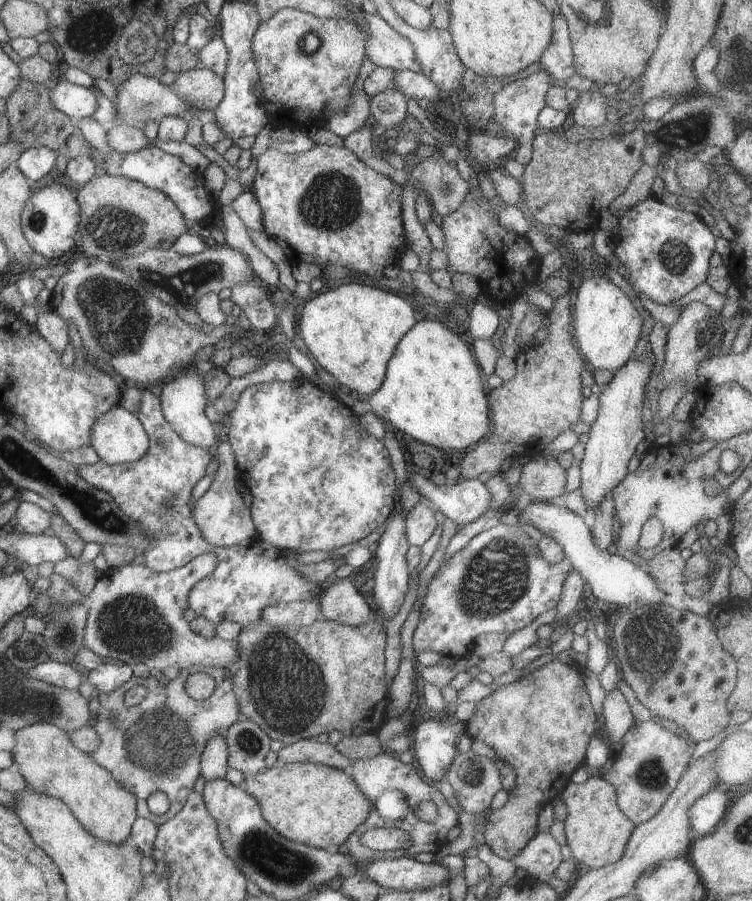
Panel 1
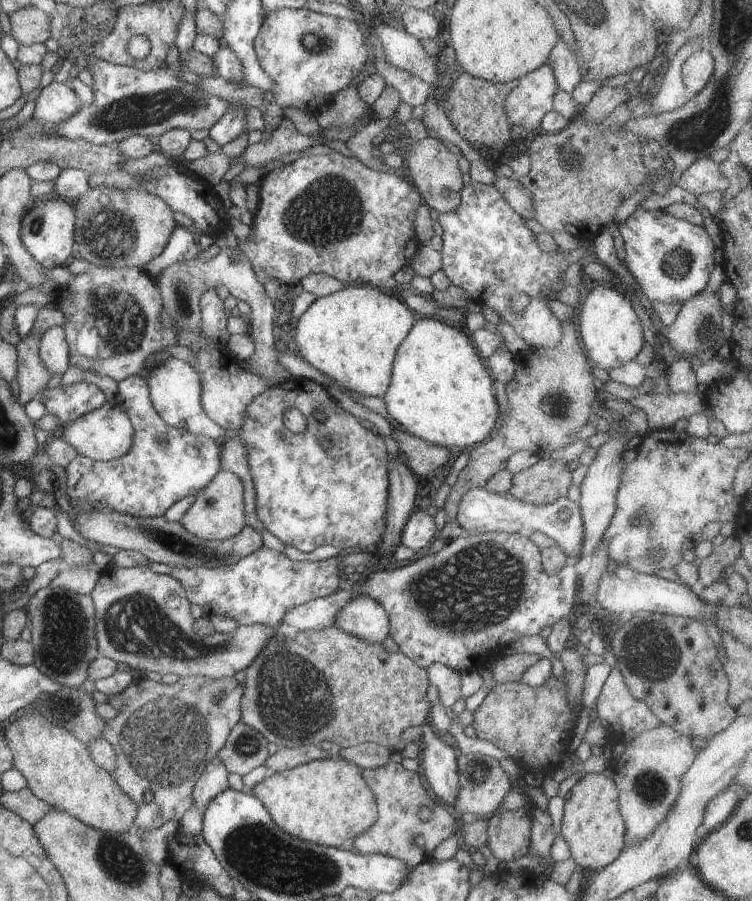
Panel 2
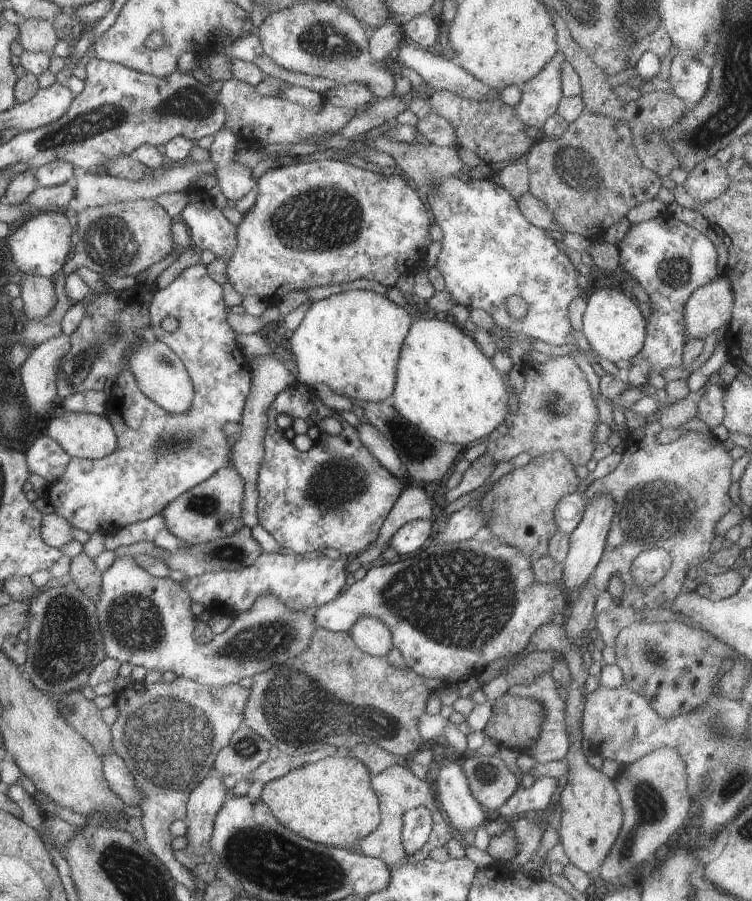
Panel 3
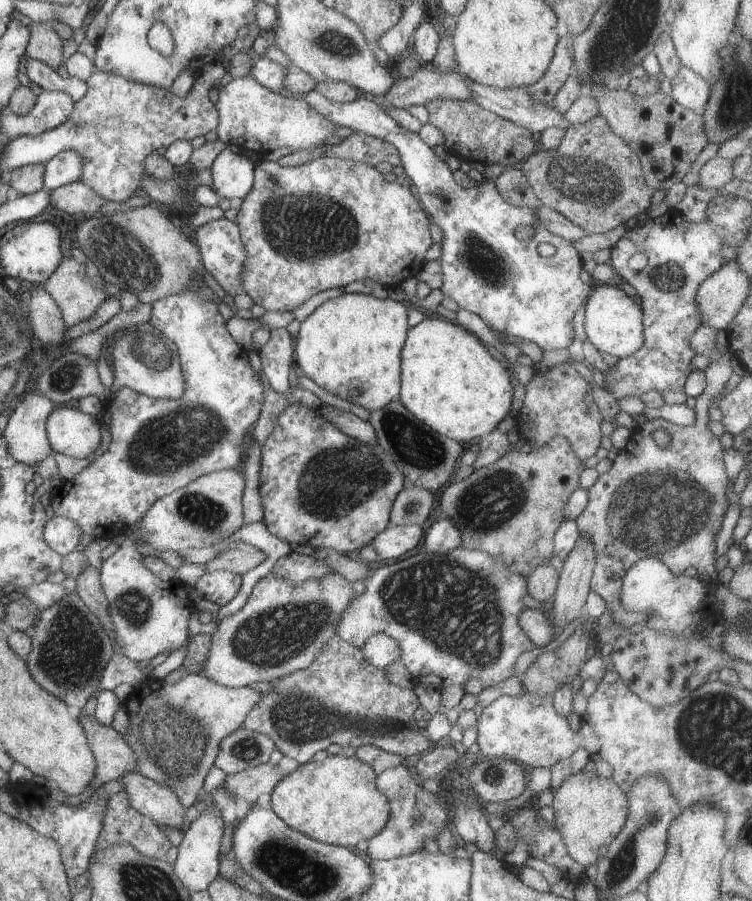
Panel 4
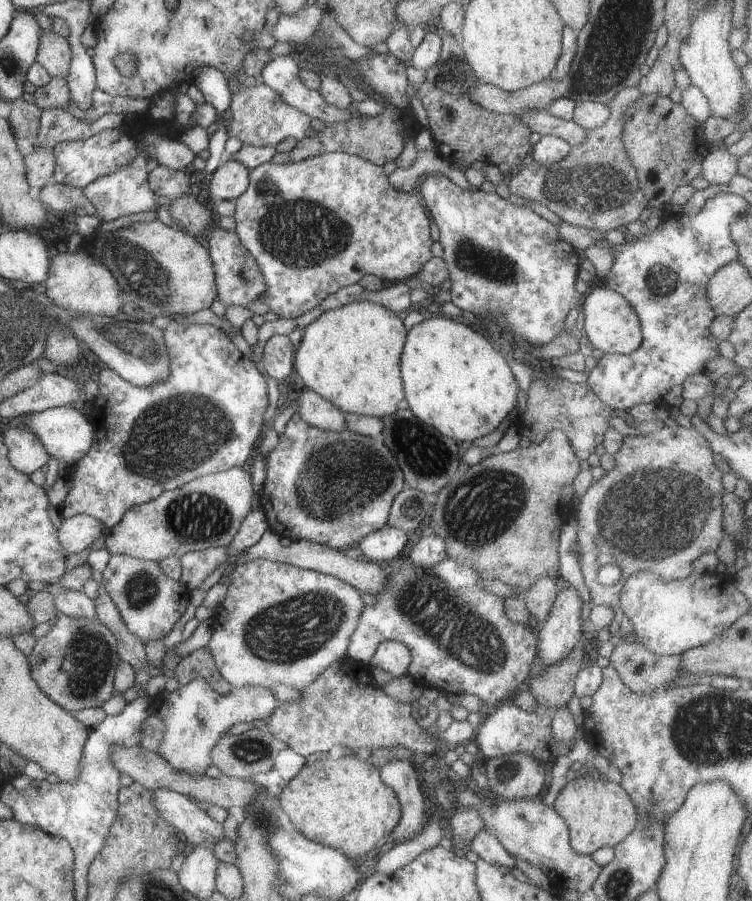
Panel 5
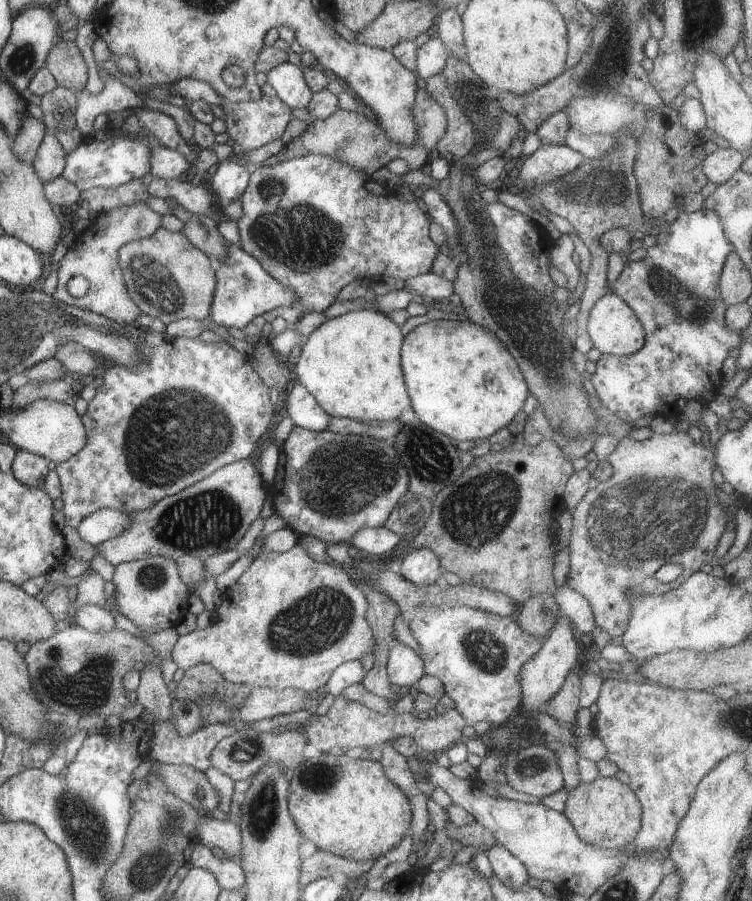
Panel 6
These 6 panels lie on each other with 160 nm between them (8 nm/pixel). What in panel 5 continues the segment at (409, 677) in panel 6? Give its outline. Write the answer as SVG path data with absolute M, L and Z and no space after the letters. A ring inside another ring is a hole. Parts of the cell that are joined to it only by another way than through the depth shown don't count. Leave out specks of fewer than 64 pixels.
M384 641L378 645L370 663L382 668L393 678L400 678L400 676L408 675L411 660L409 648L405 644L398 641Z

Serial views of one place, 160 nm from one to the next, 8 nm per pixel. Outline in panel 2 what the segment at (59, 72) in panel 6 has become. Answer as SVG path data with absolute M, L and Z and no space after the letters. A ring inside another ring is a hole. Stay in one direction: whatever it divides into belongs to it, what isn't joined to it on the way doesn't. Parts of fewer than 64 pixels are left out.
M32 5L10 16L13 37L19 45L32 46L52 37L50 16Z

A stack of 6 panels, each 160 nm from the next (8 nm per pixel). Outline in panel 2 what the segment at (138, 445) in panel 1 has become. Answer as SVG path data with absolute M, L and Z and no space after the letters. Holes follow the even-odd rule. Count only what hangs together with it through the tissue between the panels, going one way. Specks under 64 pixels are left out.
M110 401L96 411L86 413L68 423L58 433L73 449L76 449L78 455L95 461L109 461L124 456L130 450L135 432L128 415Z

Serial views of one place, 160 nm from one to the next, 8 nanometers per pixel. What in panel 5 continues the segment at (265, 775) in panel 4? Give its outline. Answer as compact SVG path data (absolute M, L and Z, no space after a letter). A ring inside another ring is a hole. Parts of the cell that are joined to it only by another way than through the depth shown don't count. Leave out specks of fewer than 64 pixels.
M122 745L111 746L111 757L114 760L115 767L120 772L128 774L134 782L141 784L149 791L154 789L166 789L177 792L195 800L204 807L221 806L227 811L232 806L244 808L260 790L262 786L250 782L248 779L237 779L236 777L227 777L220 775L217 779L210 778L208 775L193 775L186 771L178 770L173 767L162 755L146 750L140 745L133 747L124 747Z

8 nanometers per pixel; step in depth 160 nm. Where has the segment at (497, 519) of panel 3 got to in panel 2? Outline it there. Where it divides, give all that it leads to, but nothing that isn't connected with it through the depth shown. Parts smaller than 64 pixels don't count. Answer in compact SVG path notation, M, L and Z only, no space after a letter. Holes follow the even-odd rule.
M540 459L524 472L516 473L509 497L533 505L547 505L566 497L572 486L571 472L562 460Z

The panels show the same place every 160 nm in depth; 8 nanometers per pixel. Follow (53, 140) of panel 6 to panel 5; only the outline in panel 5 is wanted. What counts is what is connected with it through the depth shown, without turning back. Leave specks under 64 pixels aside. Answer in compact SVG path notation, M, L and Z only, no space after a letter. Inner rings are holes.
M36 145L34 152L26 155L24 159L31 186L41 189L52 182L57 168L53 148Z

